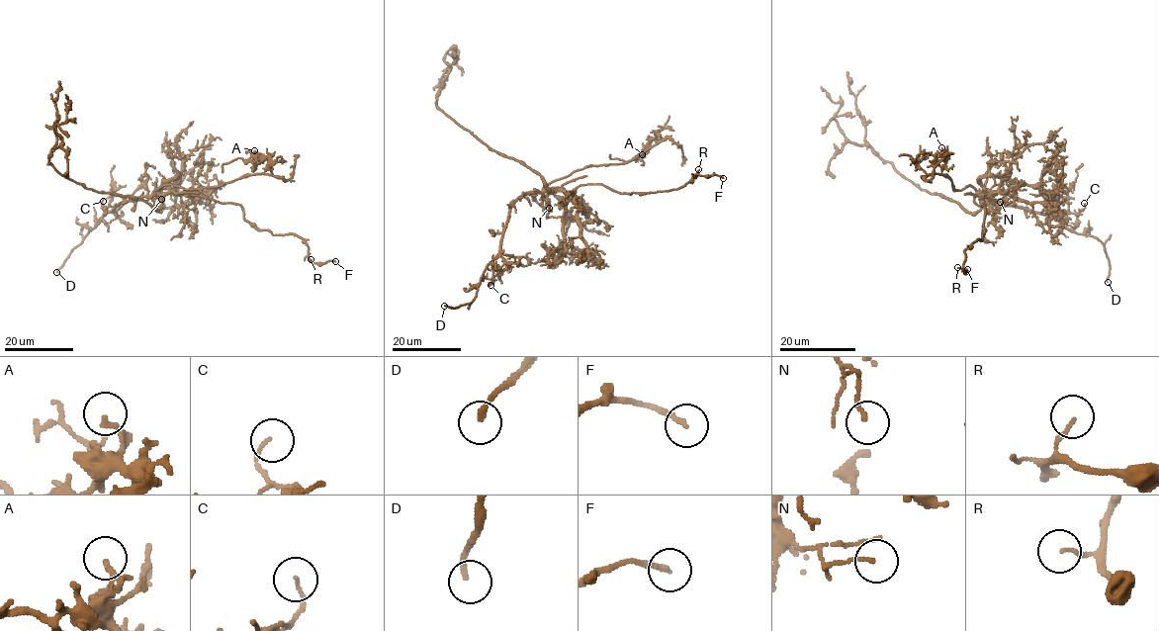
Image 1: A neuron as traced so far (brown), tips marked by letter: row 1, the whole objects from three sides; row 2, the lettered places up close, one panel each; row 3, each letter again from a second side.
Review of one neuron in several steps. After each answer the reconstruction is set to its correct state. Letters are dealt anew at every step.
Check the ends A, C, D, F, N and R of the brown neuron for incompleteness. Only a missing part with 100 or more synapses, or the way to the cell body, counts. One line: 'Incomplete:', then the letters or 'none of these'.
Incomplete: D

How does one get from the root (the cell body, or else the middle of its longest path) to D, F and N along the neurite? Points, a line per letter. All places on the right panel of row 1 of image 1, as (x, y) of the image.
D: (967, 211), (976, 213), (982, 197), (1054, 215), (1065, 226), (1103, 245), (1108, 282)
F: (967, 211), (980, 209), (981, 193), (973, 202), (984, 206), (984, 233), (964, 251), (963, 269), (967, 269)
N: (967, 211), (976, 213), (981, 208), (983, 195), (1000, 202)

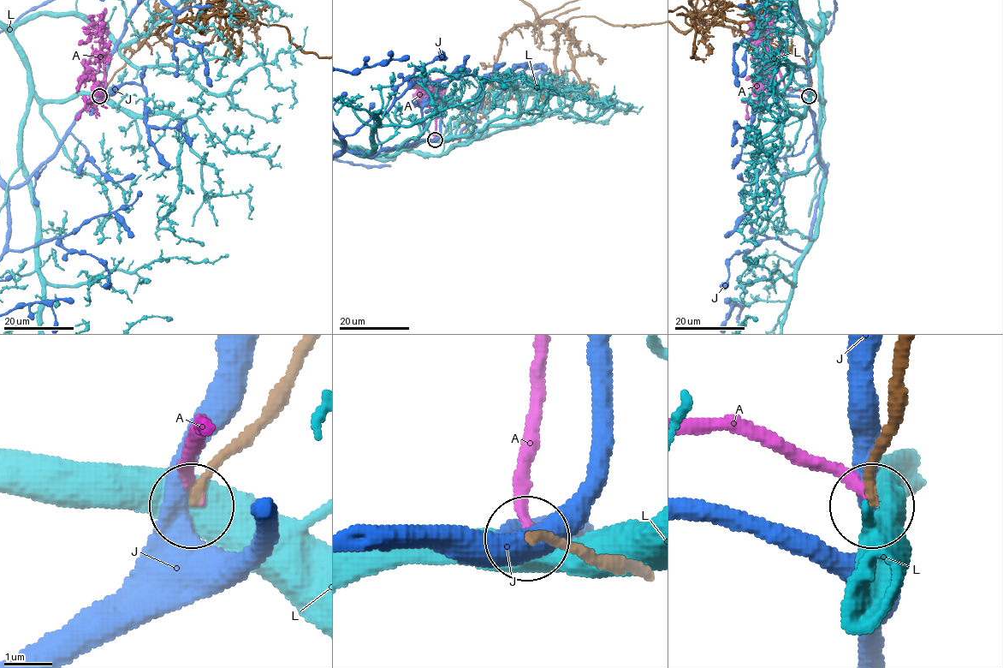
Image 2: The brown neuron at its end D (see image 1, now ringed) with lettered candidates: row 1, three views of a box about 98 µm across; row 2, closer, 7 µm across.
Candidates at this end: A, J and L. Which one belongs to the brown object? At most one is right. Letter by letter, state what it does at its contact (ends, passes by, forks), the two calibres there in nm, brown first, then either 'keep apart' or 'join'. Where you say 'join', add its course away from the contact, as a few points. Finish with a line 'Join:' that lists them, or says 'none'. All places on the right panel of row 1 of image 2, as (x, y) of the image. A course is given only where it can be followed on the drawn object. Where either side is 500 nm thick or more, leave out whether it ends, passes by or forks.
A: it ends there; 220 nm thick on the brown side, 240 nm on the other; keep apart
J: it passes by; 200 nm thick on the brown side, 420 nm on the other; keep apart
L: 200 nm thick on the brown side, 600 nm on the other; keep apart
Join: none

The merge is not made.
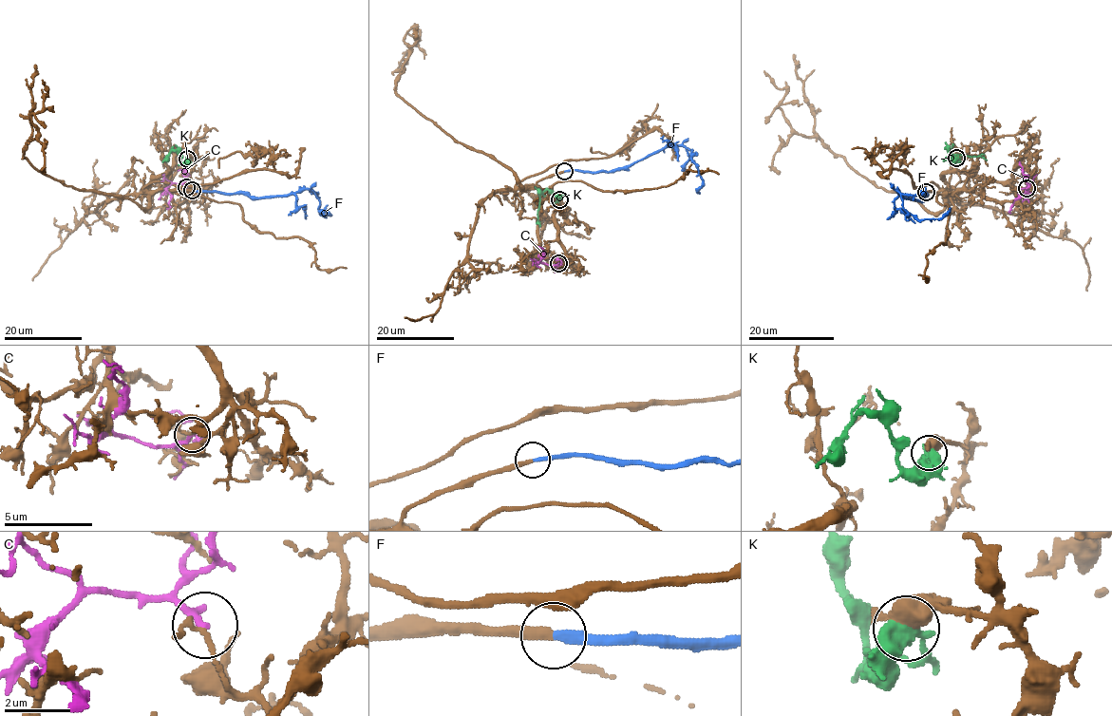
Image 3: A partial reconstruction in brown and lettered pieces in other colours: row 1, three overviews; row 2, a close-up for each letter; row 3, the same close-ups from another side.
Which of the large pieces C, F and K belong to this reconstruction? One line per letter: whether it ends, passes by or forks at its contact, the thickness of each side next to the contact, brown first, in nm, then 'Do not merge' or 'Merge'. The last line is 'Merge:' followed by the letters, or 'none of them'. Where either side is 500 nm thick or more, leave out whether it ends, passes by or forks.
C: It ends there. Thickness 130 nm (brown) against 240 nm. Do not merge
F: It ends there. Thickness 280 nm (brown) against 280 nm. Merge
K: Thickness 650 nm (brown) against 480 nm. Do not merge
Merge: F

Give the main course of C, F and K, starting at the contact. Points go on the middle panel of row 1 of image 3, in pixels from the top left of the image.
C: (558, 263), (540, 263), (543, 253), (538, 246)
F: (565, 171), (614, 172), (668, 146), (682, 145), (692, 149), (691, 158), (703, 184), (698, 190), (700, 193)
K: (559, 198), (547, 189), (539, 197), (539, 226)

